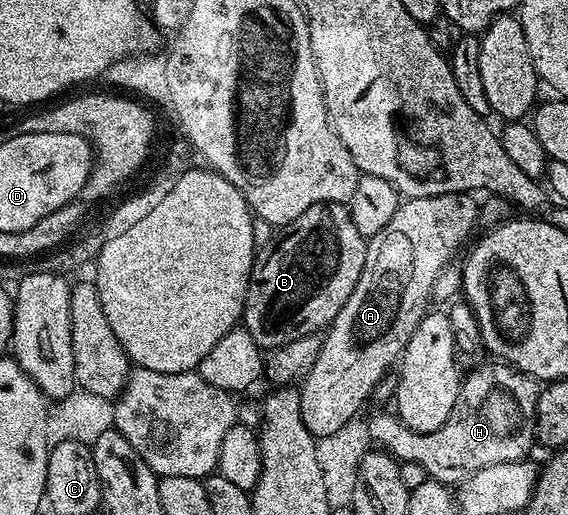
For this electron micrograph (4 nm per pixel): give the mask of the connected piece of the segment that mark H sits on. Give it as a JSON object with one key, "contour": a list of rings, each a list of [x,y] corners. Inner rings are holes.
{"contour":[[[492,361],[476,367],[463,376],[458,401],[454,401],[454,409],[450,409],[450,417],[446,417],[446,425],[442,425],[434,433],[418,433],[410,429],[400,420],[399,415],[376,415],[367,420],[369,437],[379,450],[388,452],[400,463],[414,463],[426,469],[429,479],[437,479],[445,485],[456,485],[468,478],[473,471],[486,465],[498,465],[506,461],[518,461],[527,456],[527,451],[534,447],[536,437],[536,406],[540,400],[537,380],[531,375],[523,375],[514,365],[504,361]]]}

